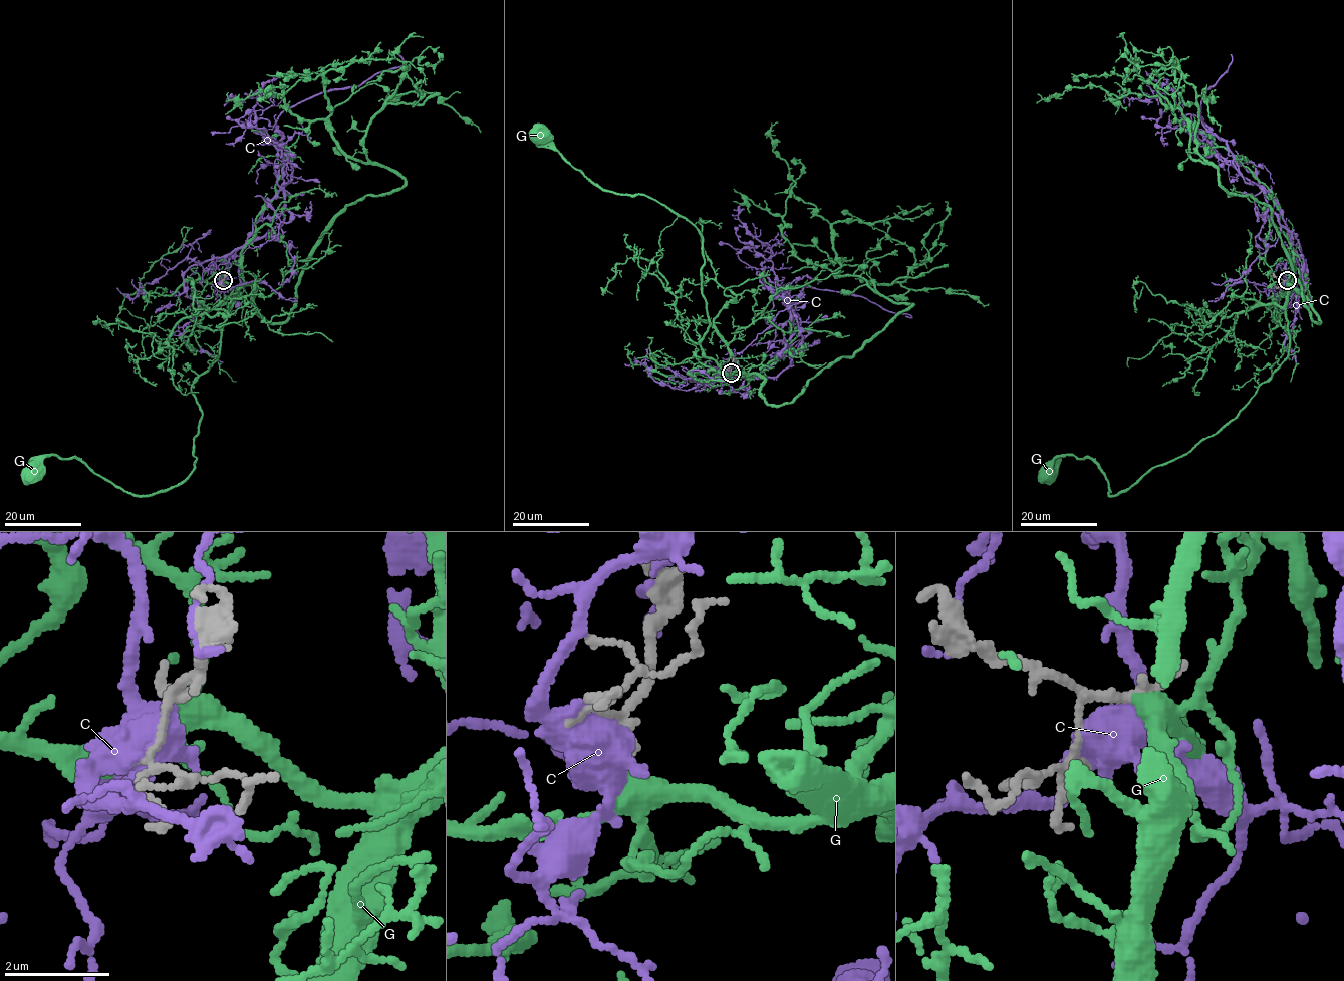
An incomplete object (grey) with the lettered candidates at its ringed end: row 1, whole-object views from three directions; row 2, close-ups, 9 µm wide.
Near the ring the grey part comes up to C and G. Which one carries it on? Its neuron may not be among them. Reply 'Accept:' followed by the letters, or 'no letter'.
Accept: G

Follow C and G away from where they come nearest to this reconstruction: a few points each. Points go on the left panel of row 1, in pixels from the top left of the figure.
C: (222, 280), (214, 258), (244, 244), (290, 179), (278, 117), (323, 92), (358, 86), (399, 67), (397, 54)
G: (222, 280), (236, 292), (219, 357), (191, 387), (193, 472), (147, 495), (75, 458), (41, 455), (31, 472)

